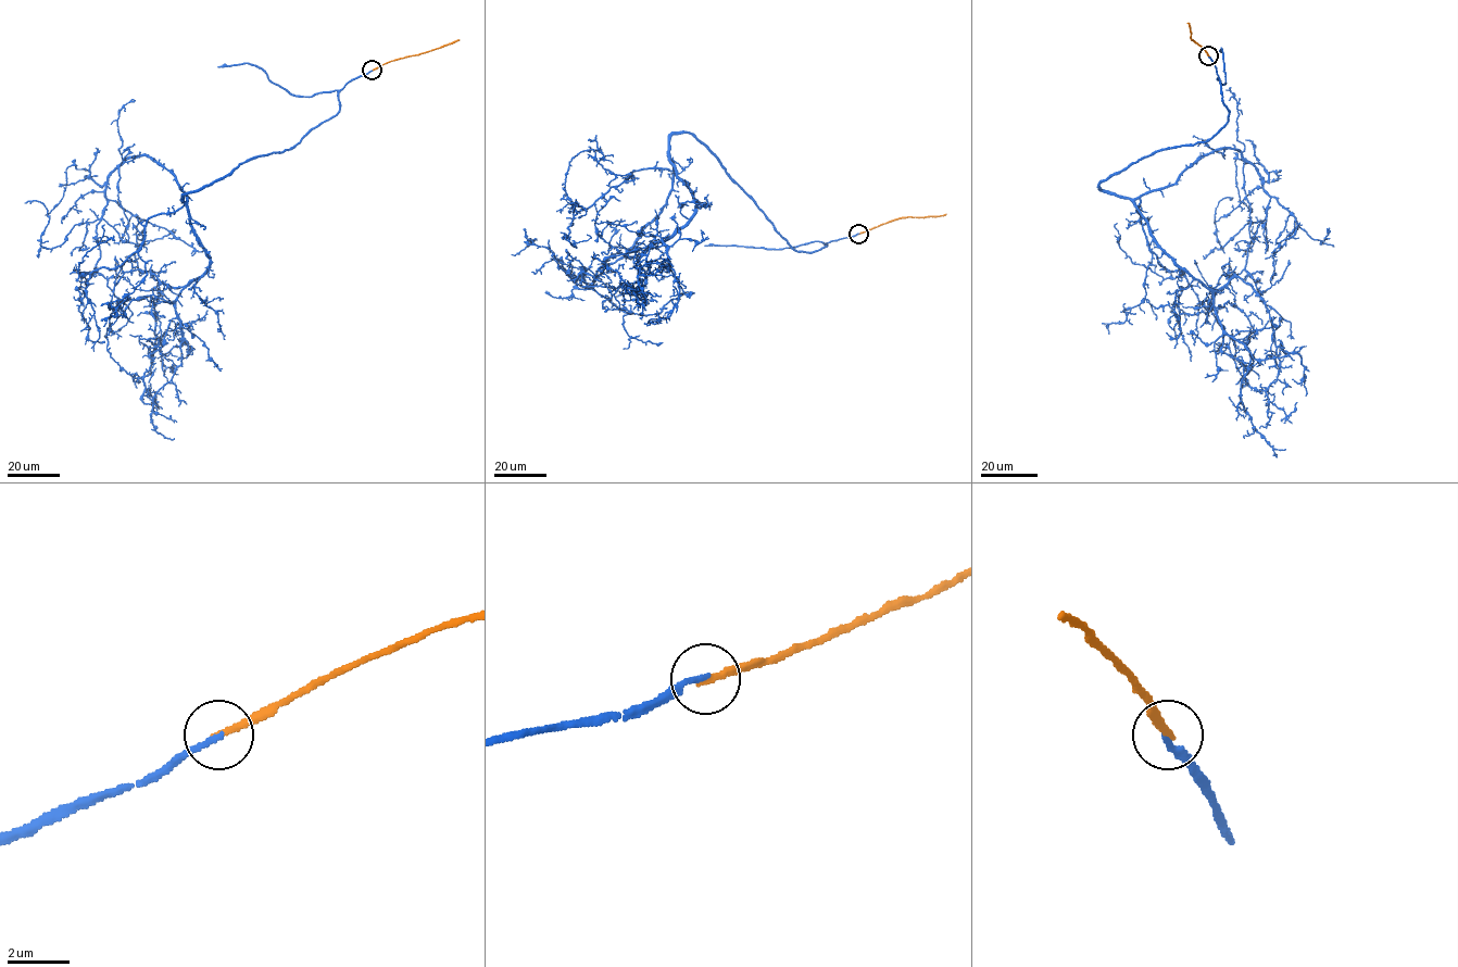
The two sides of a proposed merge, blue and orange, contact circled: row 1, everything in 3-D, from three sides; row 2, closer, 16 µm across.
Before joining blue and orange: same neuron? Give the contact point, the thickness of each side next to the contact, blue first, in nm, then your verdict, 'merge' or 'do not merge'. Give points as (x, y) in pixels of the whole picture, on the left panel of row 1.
place (372, 70); calibres 180 and 200 nm; merge

